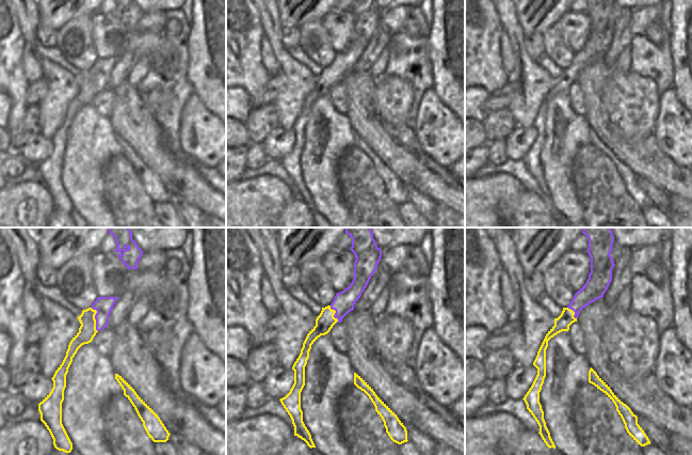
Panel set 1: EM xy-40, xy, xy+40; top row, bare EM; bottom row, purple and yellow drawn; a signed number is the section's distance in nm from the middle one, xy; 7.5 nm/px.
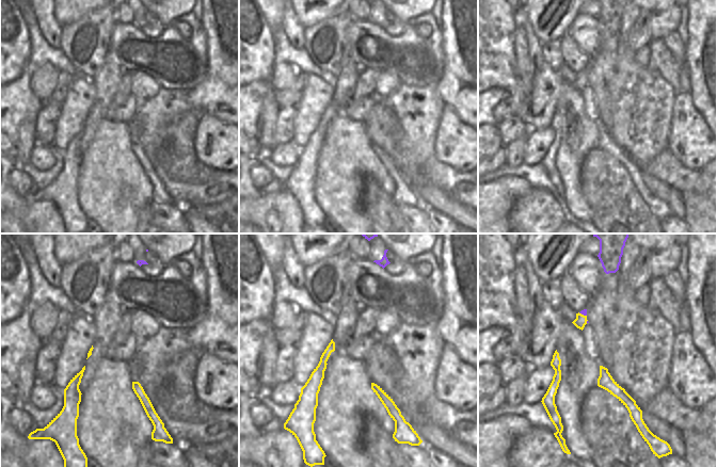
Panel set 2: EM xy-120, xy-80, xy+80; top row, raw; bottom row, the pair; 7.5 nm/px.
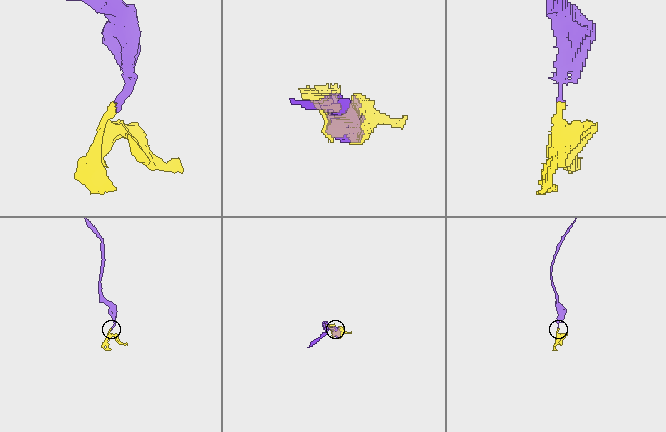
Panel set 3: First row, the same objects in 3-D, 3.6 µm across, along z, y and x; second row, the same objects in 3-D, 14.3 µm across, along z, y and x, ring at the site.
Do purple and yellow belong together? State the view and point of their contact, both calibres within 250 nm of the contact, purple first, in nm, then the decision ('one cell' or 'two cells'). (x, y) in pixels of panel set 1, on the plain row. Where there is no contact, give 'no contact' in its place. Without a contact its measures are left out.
xy-40 (95, 79) | 140/130 nm | two cells

